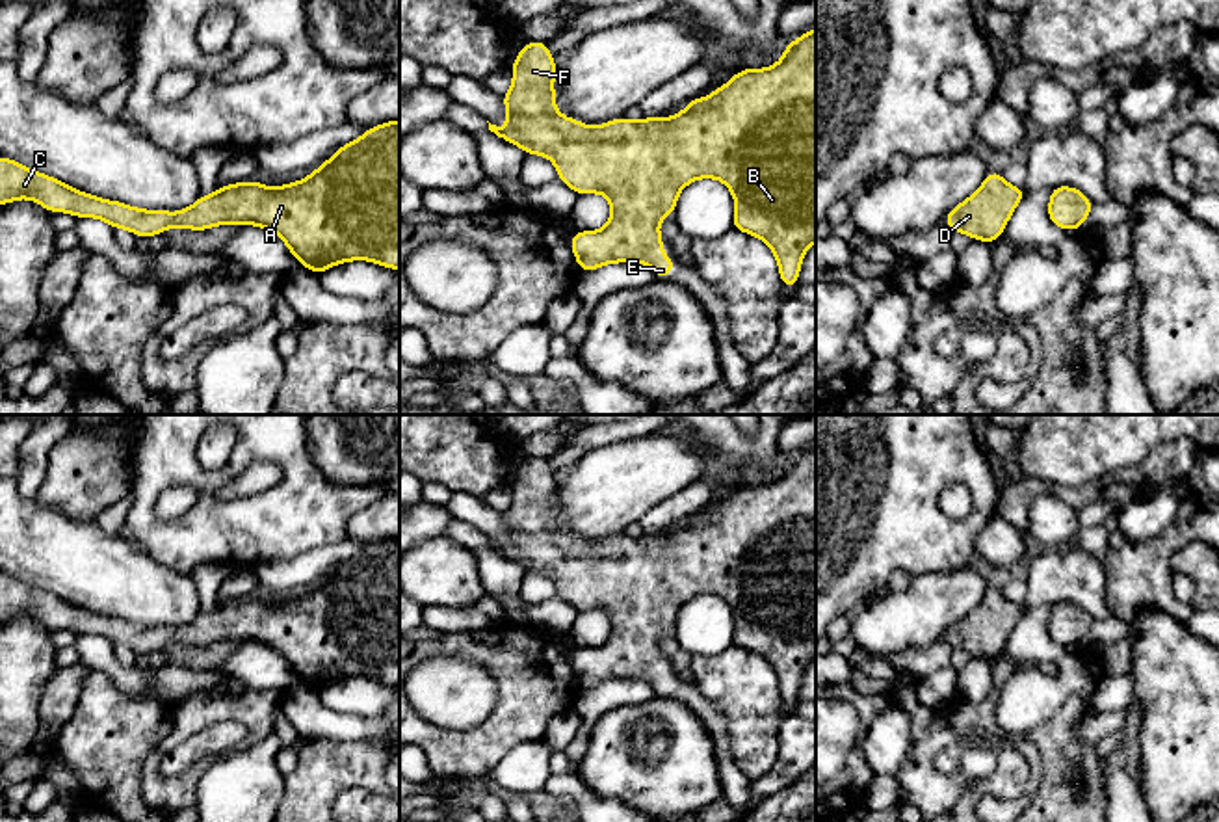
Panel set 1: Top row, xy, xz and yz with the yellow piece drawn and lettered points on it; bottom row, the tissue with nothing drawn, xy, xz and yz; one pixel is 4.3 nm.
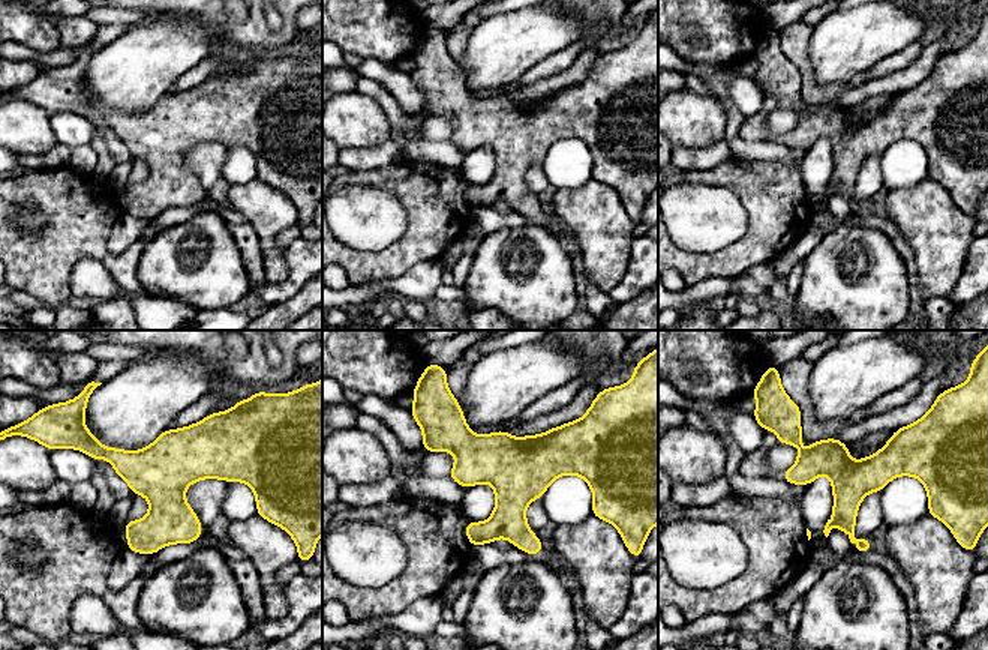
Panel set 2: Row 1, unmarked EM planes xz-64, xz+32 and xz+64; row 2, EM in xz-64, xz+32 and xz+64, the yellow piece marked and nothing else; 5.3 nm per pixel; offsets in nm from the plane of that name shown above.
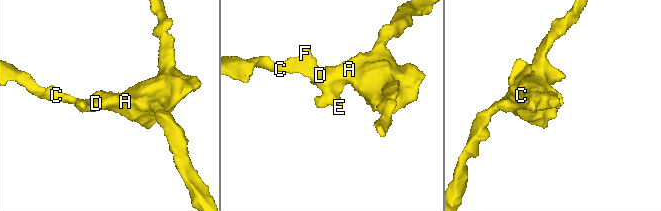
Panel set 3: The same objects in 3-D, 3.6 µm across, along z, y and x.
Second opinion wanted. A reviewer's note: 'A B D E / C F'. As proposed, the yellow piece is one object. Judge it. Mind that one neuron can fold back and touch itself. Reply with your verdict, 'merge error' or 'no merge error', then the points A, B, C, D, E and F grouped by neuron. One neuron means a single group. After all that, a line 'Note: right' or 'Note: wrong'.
no merge error; groups A B C D E F
Note: wrong

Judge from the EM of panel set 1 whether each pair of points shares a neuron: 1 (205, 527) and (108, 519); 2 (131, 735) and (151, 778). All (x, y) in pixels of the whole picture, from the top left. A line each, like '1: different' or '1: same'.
1: different
2: different

